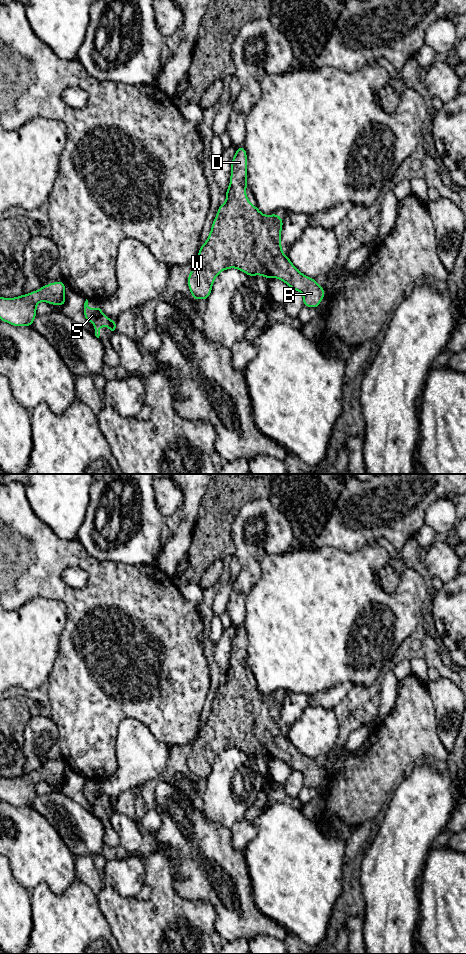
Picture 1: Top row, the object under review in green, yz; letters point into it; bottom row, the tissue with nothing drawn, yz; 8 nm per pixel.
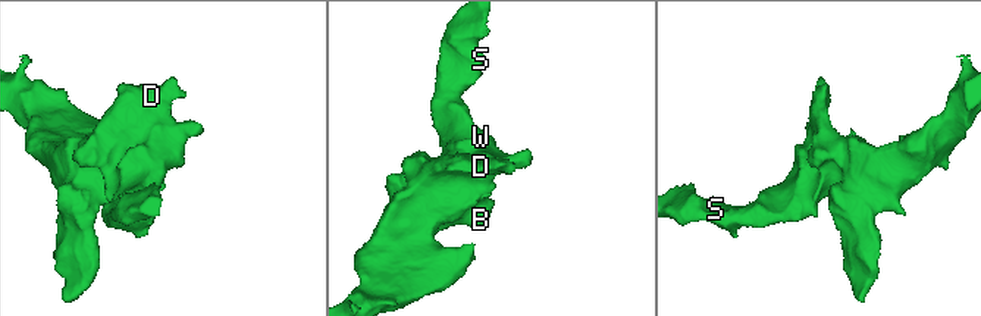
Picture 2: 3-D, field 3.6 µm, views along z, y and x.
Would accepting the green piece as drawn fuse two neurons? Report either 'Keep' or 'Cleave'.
Keep

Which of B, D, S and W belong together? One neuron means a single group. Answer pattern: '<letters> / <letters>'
B D S W

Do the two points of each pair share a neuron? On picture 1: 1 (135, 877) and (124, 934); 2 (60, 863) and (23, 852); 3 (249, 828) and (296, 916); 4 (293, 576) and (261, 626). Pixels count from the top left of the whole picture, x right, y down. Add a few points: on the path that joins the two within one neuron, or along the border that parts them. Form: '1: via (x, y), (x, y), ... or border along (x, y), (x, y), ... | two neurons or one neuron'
1: border along (110, 885), (122, 896), (135, 898) | two neurons
2: via (51, 861), (36, 852), (32, 852) | one neuron
3: border along (253, 821), (257, 834), (243, 850) | two neurons
4: via (293, 588), (293, 594), (273, 614) | one neuron

